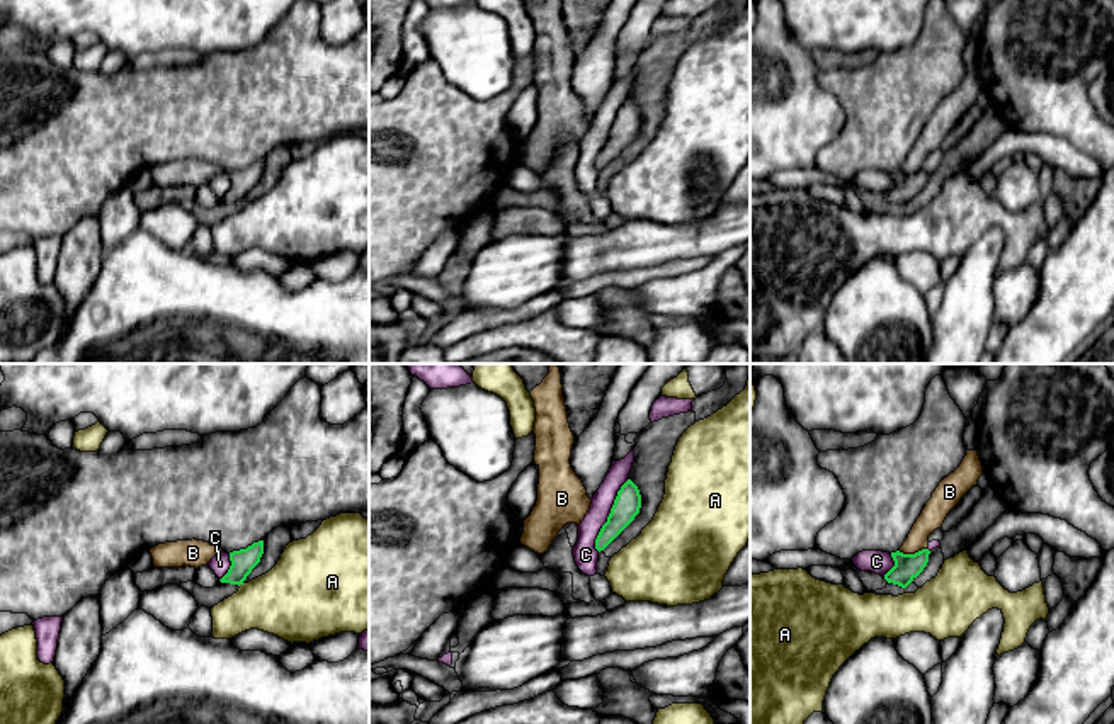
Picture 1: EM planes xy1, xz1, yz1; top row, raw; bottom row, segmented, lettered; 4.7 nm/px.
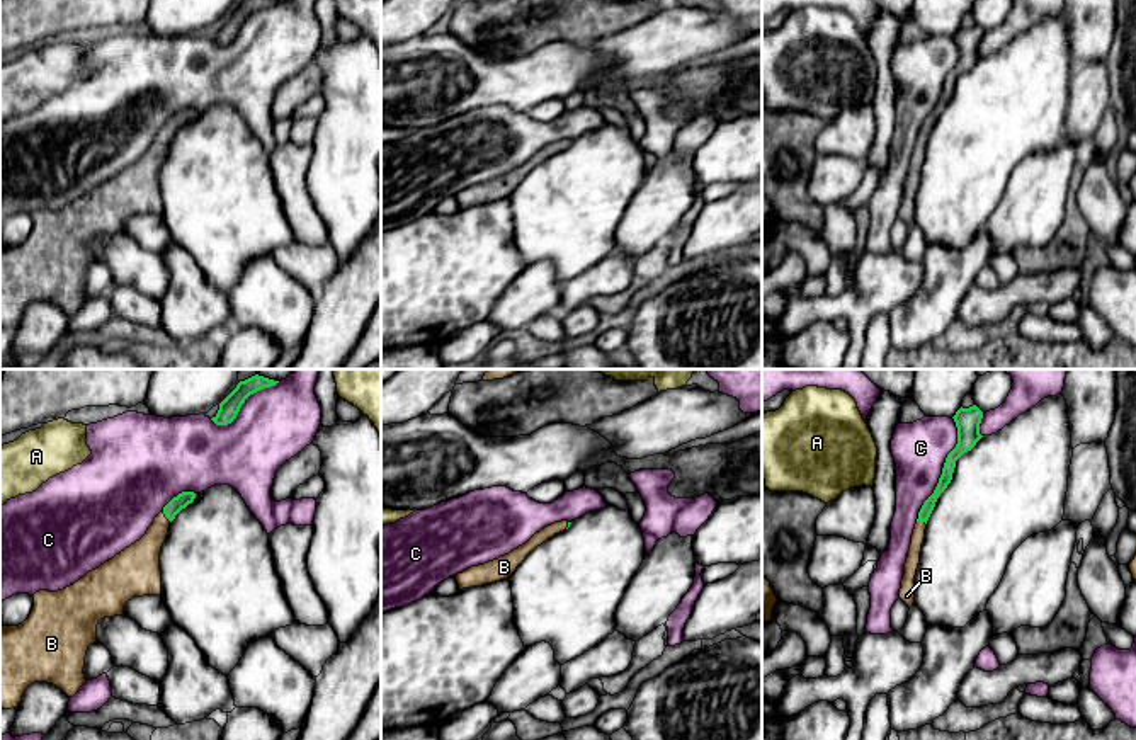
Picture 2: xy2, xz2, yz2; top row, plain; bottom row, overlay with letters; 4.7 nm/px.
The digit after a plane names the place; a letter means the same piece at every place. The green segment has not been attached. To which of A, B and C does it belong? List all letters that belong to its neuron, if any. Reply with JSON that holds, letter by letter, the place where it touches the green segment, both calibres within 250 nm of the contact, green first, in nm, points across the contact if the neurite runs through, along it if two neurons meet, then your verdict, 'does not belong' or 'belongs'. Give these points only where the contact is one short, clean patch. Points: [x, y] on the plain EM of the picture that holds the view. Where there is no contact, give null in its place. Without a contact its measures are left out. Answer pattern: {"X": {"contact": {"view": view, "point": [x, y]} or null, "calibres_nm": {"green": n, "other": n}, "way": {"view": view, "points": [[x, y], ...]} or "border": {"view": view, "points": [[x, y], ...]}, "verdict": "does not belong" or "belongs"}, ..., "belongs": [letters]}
{"A": {"contact": {"view": "xy1", "point": [240, 203]}, "calibres_nm": {"green": 110, "other": 340}, "border": {"view": "xy1", "points": [[244, 203], [238, 204]]}, "verdict": "does not belong"}, "B": {"contact": {"view": "yz1", "point": [912, 174]}, "calibres_nm": {"green": 130, "other": 120}, "verdict": "belongs"}, "C": {"contact": {"view": "yz2", "point": [942, 89]}, "calibres_nm": {"green": 110, "other": 260}, "verdict": "does not belong"}, "belongs": ["B"]}

